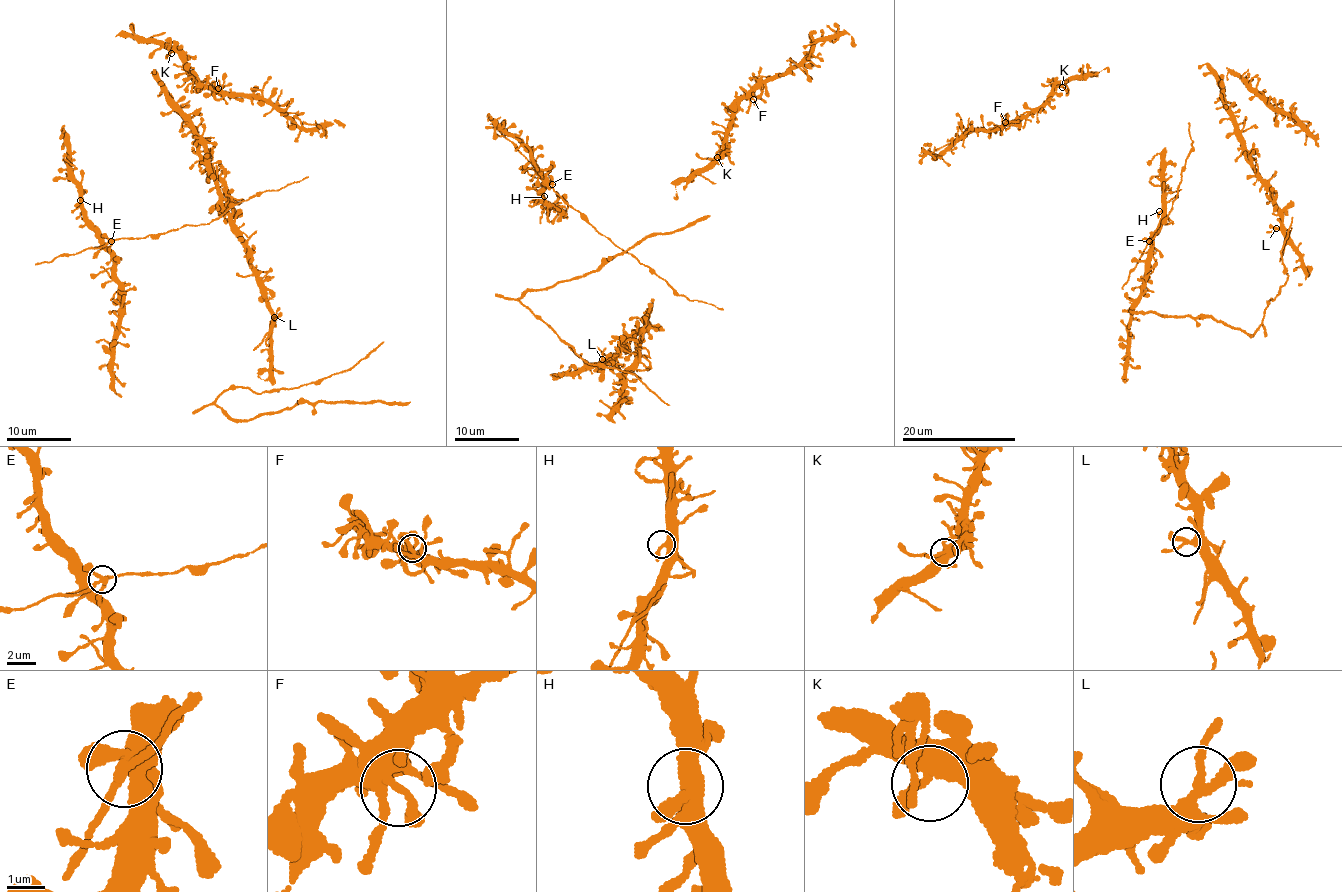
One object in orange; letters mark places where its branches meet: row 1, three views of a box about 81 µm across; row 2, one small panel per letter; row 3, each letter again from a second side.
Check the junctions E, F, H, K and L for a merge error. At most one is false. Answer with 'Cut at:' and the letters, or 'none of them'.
Cut at: none of them

